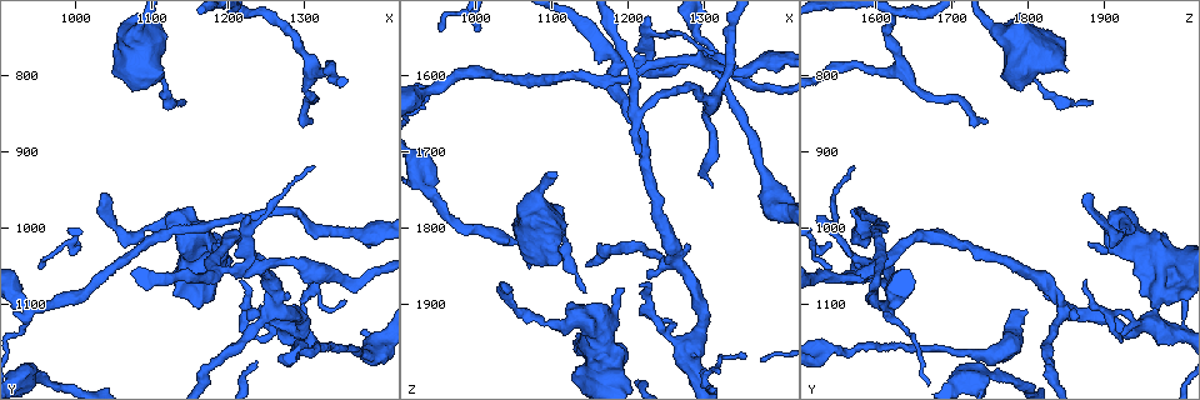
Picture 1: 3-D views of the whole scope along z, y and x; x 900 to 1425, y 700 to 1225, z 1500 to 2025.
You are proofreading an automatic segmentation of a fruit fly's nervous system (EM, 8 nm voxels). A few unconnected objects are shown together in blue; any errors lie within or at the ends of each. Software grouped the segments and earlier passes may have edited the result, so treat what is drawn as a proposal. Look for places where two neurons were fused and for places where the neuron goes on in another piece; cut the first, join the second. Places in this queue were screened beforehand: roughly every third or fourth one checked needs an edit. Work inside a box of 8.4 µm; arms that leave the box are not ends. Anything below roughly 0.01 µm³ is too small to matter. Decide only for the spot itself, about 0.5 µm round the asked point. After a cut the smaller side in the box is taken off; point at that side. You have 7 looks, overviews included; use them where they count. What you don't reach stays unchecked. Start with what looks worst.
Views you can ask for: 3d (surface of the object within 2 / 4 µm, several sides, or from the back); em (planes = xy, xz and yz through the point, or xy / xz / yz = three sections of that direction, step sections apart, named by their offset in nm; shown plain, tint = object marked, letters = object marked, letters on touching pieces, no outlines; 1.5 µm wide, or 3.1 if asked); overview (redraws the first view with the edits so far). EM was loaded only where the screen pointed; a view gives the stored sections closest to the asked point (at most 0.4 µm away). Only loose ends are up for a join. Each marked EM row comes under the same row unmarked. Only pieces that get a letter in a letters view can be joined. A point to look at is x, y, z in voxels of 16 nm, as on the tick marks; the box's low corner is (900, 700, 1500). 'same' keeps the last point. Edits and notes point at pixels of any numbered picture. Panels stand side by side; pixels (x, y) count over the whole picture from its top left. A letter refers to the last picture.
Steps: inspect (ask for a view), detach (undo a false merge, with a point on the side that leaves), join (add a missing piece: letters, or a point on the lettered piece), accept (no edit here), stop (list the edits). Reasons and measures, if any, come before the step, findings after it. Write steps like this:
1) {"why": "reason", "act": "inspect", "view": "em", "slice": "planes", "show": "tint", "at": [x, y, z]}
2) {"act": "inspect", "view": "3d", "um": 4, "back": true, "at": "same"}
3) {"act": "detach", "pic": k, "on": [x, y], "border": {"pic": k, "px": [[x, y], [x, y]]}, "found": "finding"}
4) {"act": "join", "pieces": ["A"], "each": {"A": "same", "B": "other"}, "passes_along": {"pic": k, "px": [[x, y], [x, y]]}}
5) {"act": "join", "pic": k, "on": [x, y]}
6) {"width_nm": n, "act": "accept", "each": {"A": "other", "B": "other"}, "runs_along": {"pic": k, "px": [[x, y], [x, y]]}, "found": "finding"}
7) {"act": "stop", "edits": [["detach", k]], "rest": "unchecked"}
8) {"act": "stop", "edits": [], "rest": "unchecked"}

{"act": "inspect", "view": "em", "slice": "planes", "show": "letters", "at": [1035, 950, 1880]}

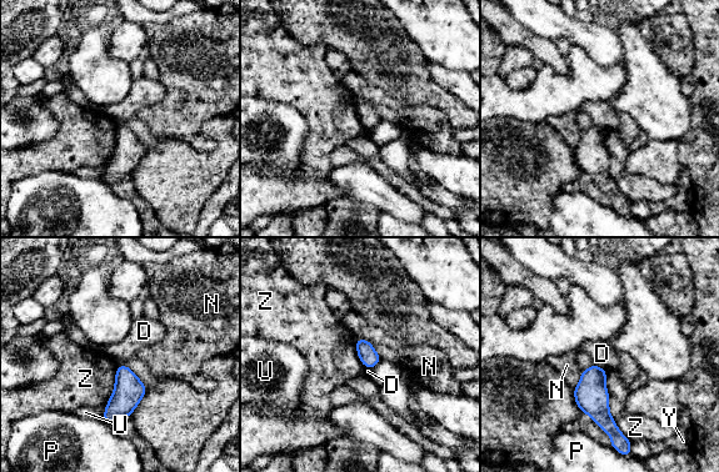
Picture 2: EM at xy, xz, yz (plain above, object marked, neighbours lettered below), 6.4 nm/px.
{"longest_contact_nm": ["Z", 480], "act": "accept", "each": {"D": "other", "N": "other", "P": "other", "U": "other", "Y": "other", "Z": "other"}, "border": {"pic": 2, "px": [[593, 363], [605, 370]]}, "found": "no lettered piece goes on from it"}

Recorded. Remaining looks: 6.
{"why": "an open end", "act": "inspect", "view": "3d", "um": 2, "at": [1190, 1020, 1880]}

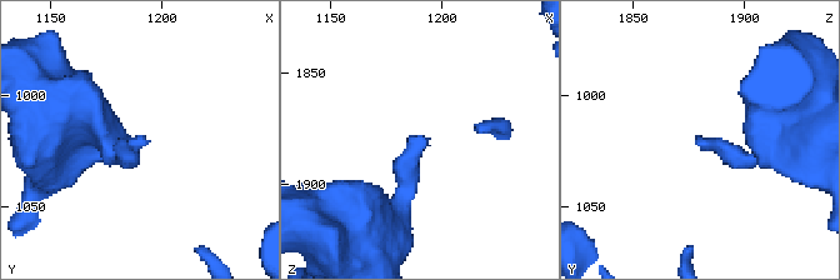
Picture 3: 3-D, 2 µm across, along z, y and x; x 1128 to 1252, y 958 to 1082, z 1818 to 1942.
{"why": "need the tissue", "act": "inspect", "view": "em", "slice": "planes", "show": "tint", "at": [1192, 1020, 1880]}

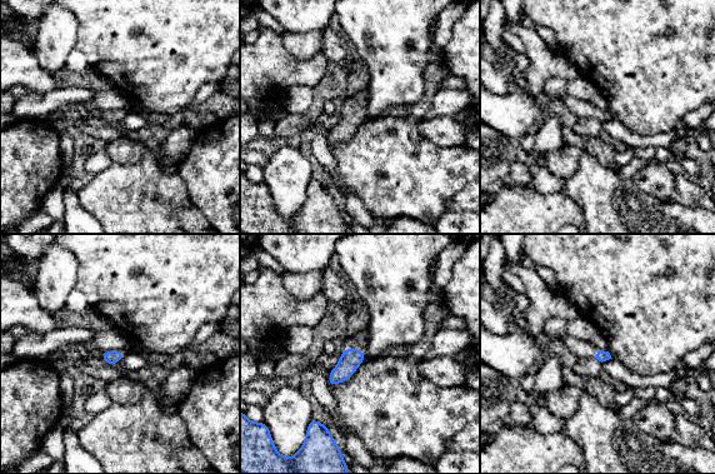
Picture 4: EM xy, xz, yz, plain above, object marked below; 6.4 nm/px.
{"why": "see the neighbours", "act": "inspect", "view": "em", "slice": "planes", "show": "letters", "at": "same"}

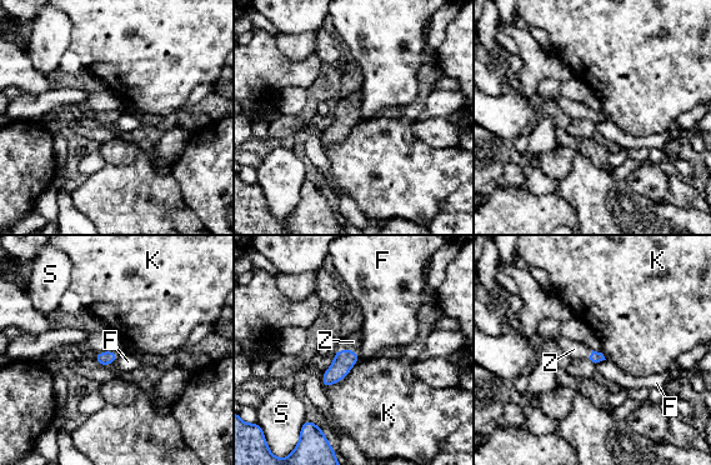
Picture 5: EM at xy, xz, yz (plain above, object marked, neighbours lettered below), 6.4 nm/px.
{"act": "join", "pieces": ["Z"], "each": {"F": "other", "K": "other", "S": "other", "Z": "same"}, "passes_along": {"pic": 5, "px": [[344, 360], [348, 350], [353, 341]]}, "found": "it goes on there"}

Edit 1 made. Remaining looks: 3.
{"why": "sudden change in width", "act": "inspect", "view": "em", "slice": "planes", "show": "letters", "at": [930, 1190, 1740]}

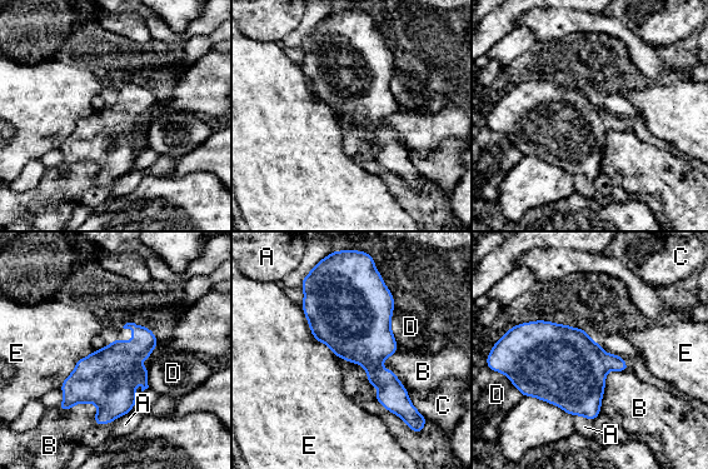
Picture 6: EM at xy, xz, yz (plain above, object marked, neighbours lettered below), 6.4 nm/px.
{"act": "accept", "each": {"A": "other", "B": "other", "C": "other", "D": "other", "E": "other"}, "border": {"pic": 6, "px": [[300, 308], [312, 335], [335, 357]]}, "found": "one neuron here"}

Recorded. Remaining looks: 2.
{"act": "stop", "edits": [["join", 5]], "rest": "unchecked"}

